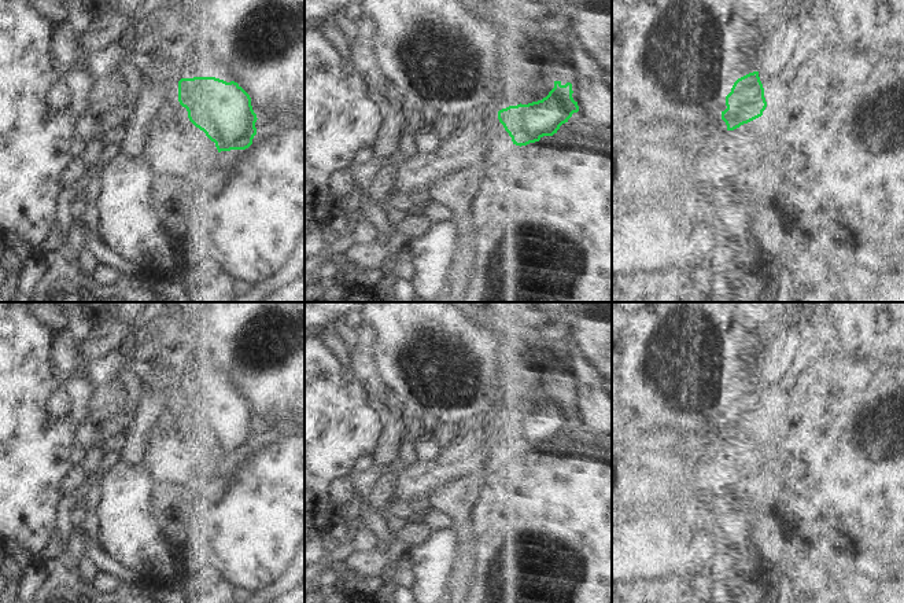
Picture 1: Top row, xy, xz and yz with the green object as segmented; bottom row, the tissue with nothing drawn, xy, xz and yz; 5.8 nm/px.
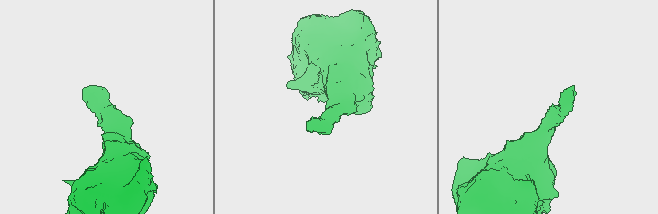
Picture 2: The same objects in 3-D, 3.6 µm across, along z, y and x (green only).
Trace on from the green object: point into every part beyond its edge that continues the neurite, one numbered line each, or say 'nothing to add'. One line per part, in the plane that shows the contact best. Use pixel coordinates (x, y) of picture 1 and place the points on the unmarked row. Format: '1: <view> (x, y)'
nothing to add.

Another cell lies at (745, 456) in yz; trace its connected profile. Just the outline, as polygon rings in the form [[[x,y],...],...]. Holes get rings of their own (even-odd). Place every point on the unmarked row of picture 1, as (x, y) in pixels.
[[[763,424],[727,438],[726,446],[705,452],[698,449],[690,457],[675,449],[675,460],[637,460],[645,507],[675,507],[680,504],[717,503],[722,493],[746,496],[763,481],[763,468],[772,457],[771,442]]]

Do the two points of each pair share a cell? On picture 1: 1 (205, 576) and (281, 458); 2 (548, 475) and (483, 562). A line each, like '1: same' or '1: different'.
1: different
2: same

